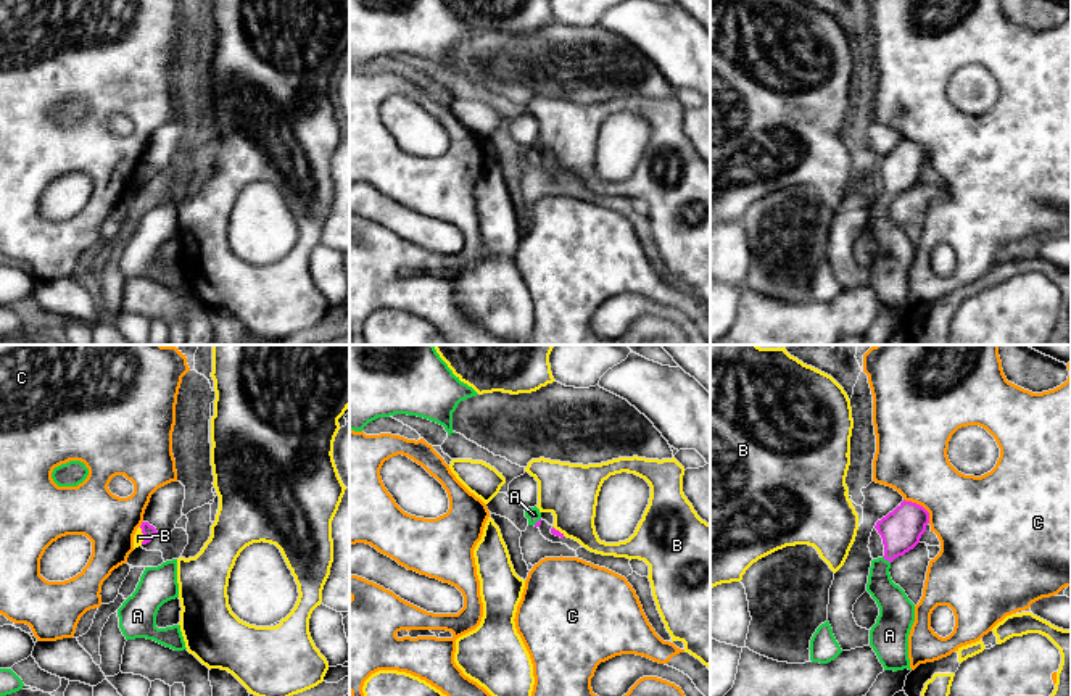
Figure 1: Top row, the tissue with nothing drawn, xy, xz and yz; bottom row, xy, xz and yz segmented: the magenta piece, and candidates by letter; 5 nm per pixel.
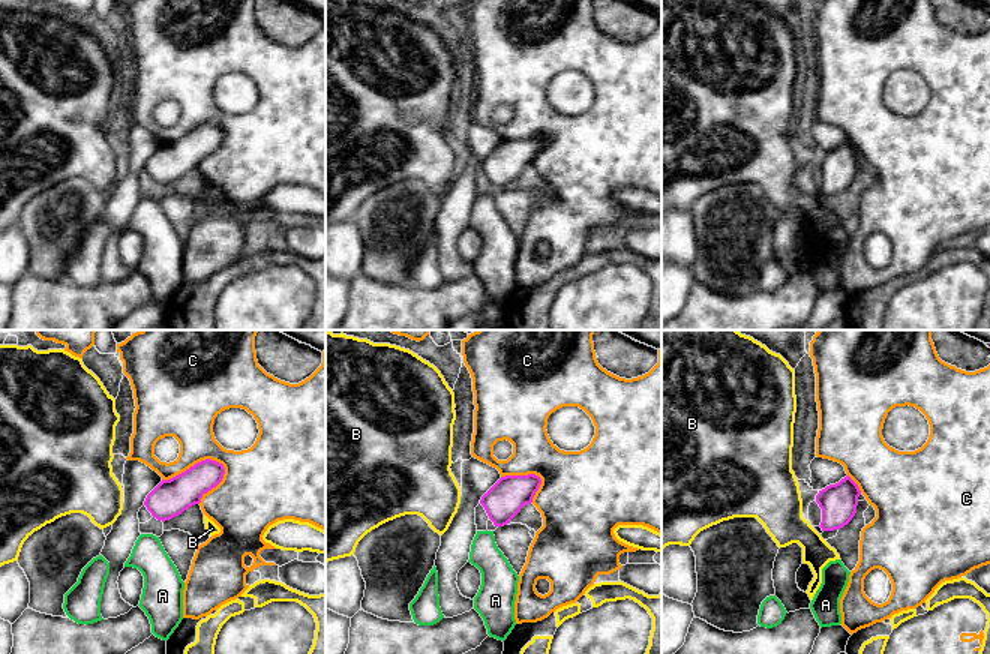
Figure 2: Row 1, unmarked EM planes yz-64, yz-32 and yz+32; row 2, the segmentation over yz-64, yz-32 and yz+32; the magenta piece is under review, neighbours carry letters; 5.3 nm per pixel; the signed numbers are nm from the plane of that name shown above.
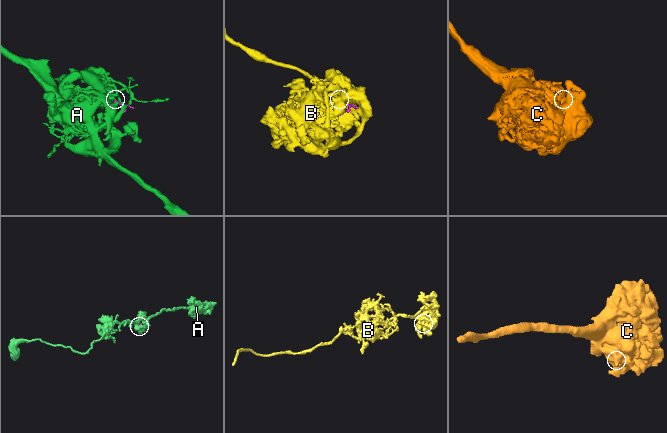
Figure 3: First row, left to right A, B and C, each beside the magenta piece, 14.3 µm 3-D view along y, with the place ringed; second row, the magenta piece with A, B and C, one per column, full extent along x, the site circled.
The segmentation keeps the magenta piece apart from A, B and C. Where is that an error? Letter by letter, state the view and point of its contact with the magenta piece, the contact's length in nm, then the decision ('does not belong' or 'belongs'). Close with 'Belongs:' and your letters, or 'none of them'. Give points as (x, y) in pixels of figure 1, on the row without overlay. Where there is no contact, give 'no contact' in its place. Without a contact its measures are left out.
A: contact yz (886, 198); length 50 nm; belongs
B: contact xy (144, 174); length 90 nm; does not belong
C: contact yz (922, 145); length 180 nm; does not belong
Belongs: A

